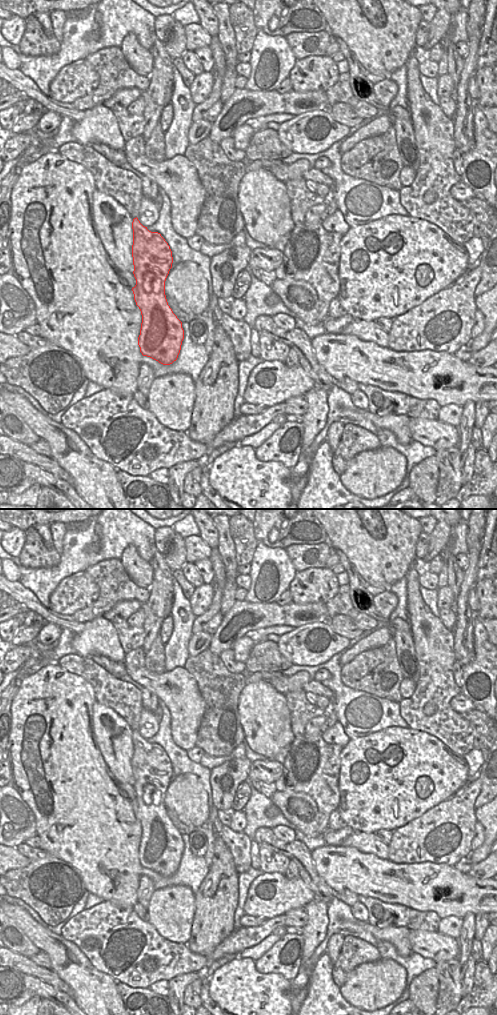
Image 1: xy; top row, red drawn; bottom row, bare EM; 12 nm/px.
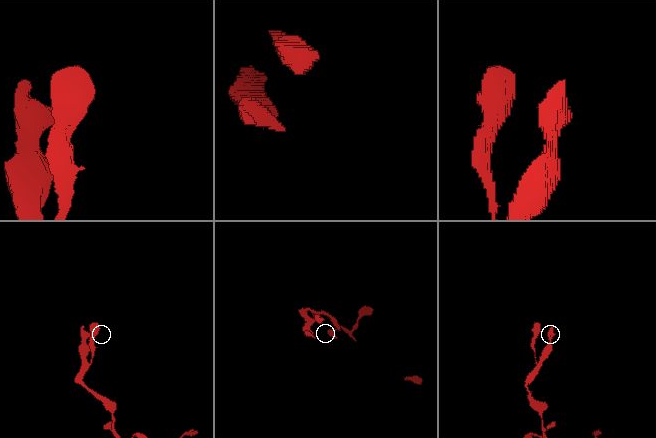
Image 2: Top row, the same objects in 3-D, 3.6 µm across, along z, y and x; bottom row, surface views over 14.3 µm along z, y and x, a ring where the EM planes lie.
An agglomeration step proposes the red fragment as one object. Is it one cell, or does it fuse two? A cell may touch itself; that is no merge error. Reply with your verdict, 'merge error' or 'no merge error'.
no merge error

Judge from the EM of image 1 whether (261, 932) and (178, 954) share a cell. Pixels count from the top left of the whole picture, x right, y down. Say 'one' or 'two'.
one

